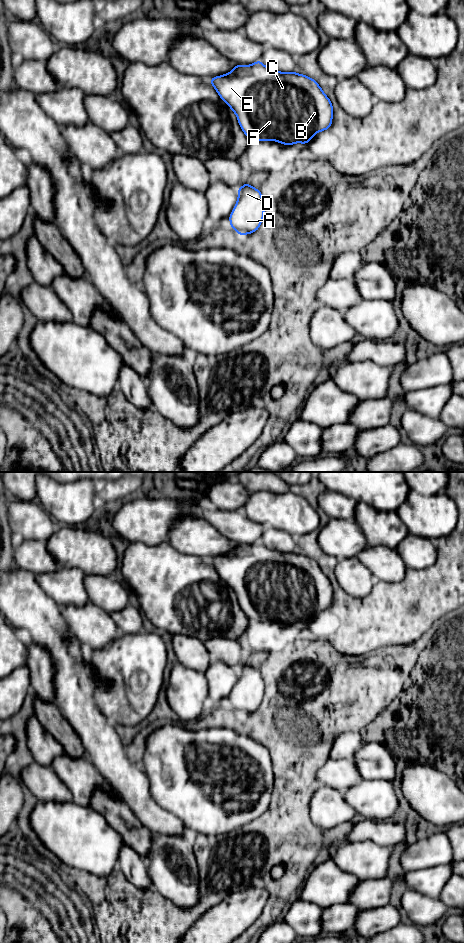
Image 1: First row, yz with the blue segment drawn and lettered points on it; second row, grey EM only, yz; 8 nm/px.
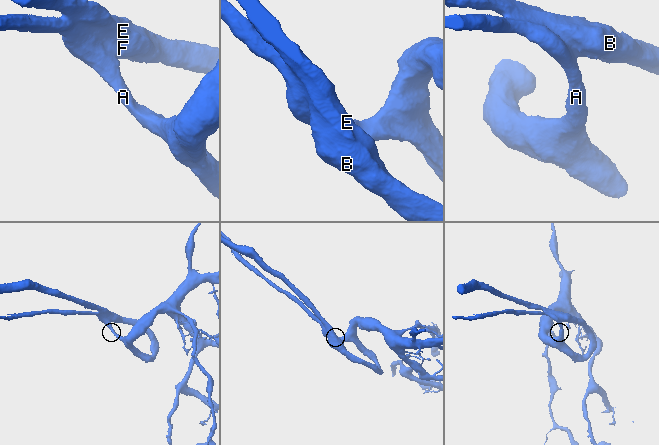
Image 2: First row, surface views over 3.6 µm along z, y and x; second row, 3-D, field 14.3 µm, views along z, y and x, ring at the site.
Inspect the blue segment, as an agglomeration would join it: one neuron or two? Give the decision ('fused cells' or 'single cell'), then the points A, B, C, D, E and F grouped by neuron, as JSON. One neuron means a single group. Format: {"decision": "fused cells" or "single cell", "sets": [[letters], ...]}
{"decision": "single cell", "sets": [["A", "B", "C", "D", "E", "F"]]}

